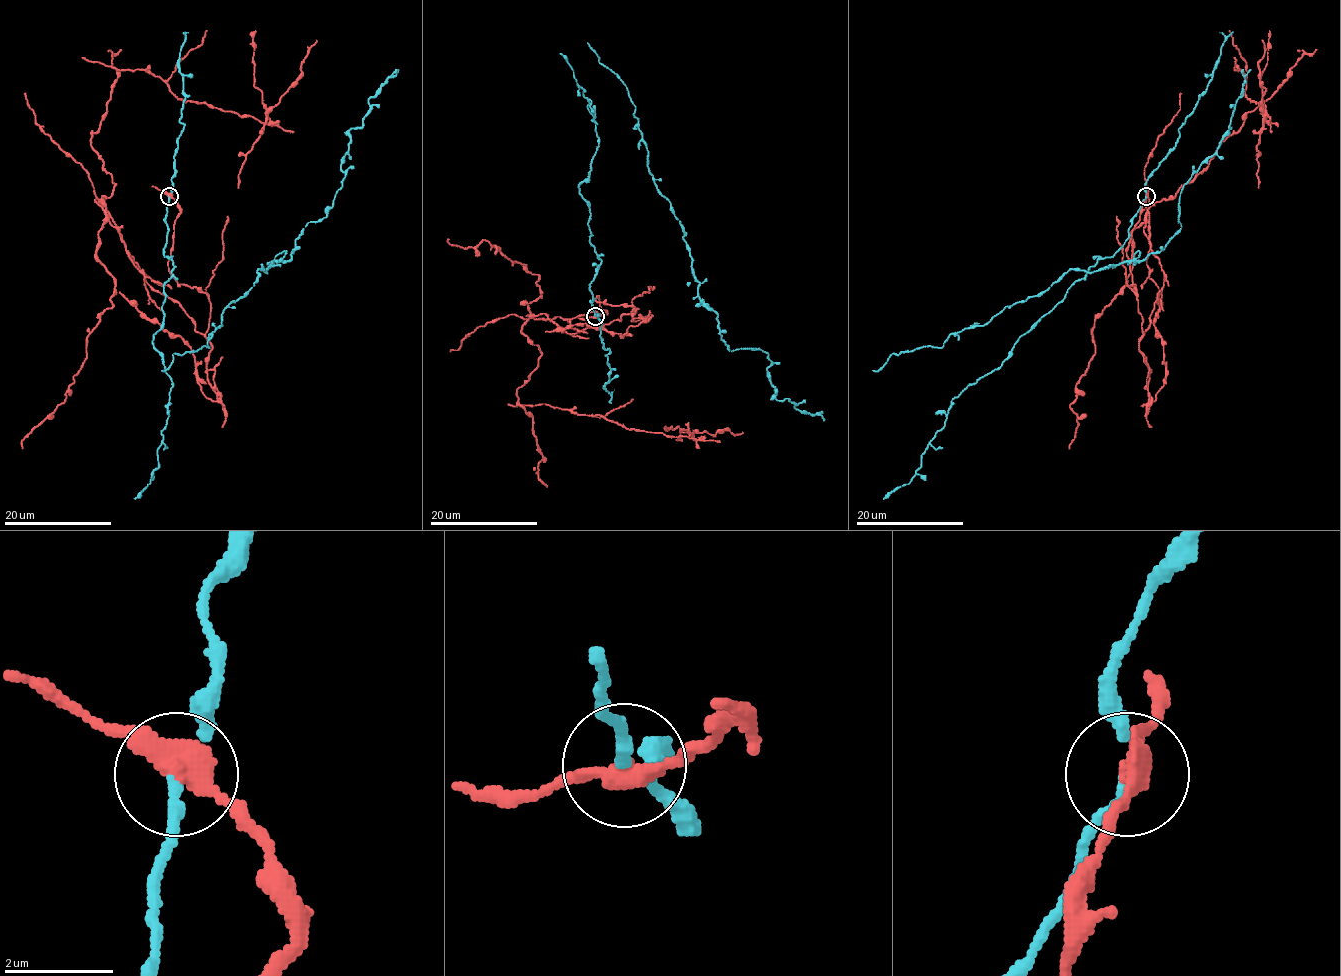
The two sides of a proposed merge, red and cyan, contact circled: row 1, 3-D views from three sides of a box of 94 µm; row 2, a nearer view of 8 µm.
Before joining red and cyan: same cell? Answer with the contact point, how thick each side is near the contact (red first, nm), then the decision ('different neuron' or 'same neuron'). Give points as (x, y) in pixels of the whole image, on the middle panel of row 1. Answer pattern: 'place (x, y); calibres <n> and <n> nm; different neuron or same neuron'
place (595, 316); calibres 400 and 130 nm; different neuron

